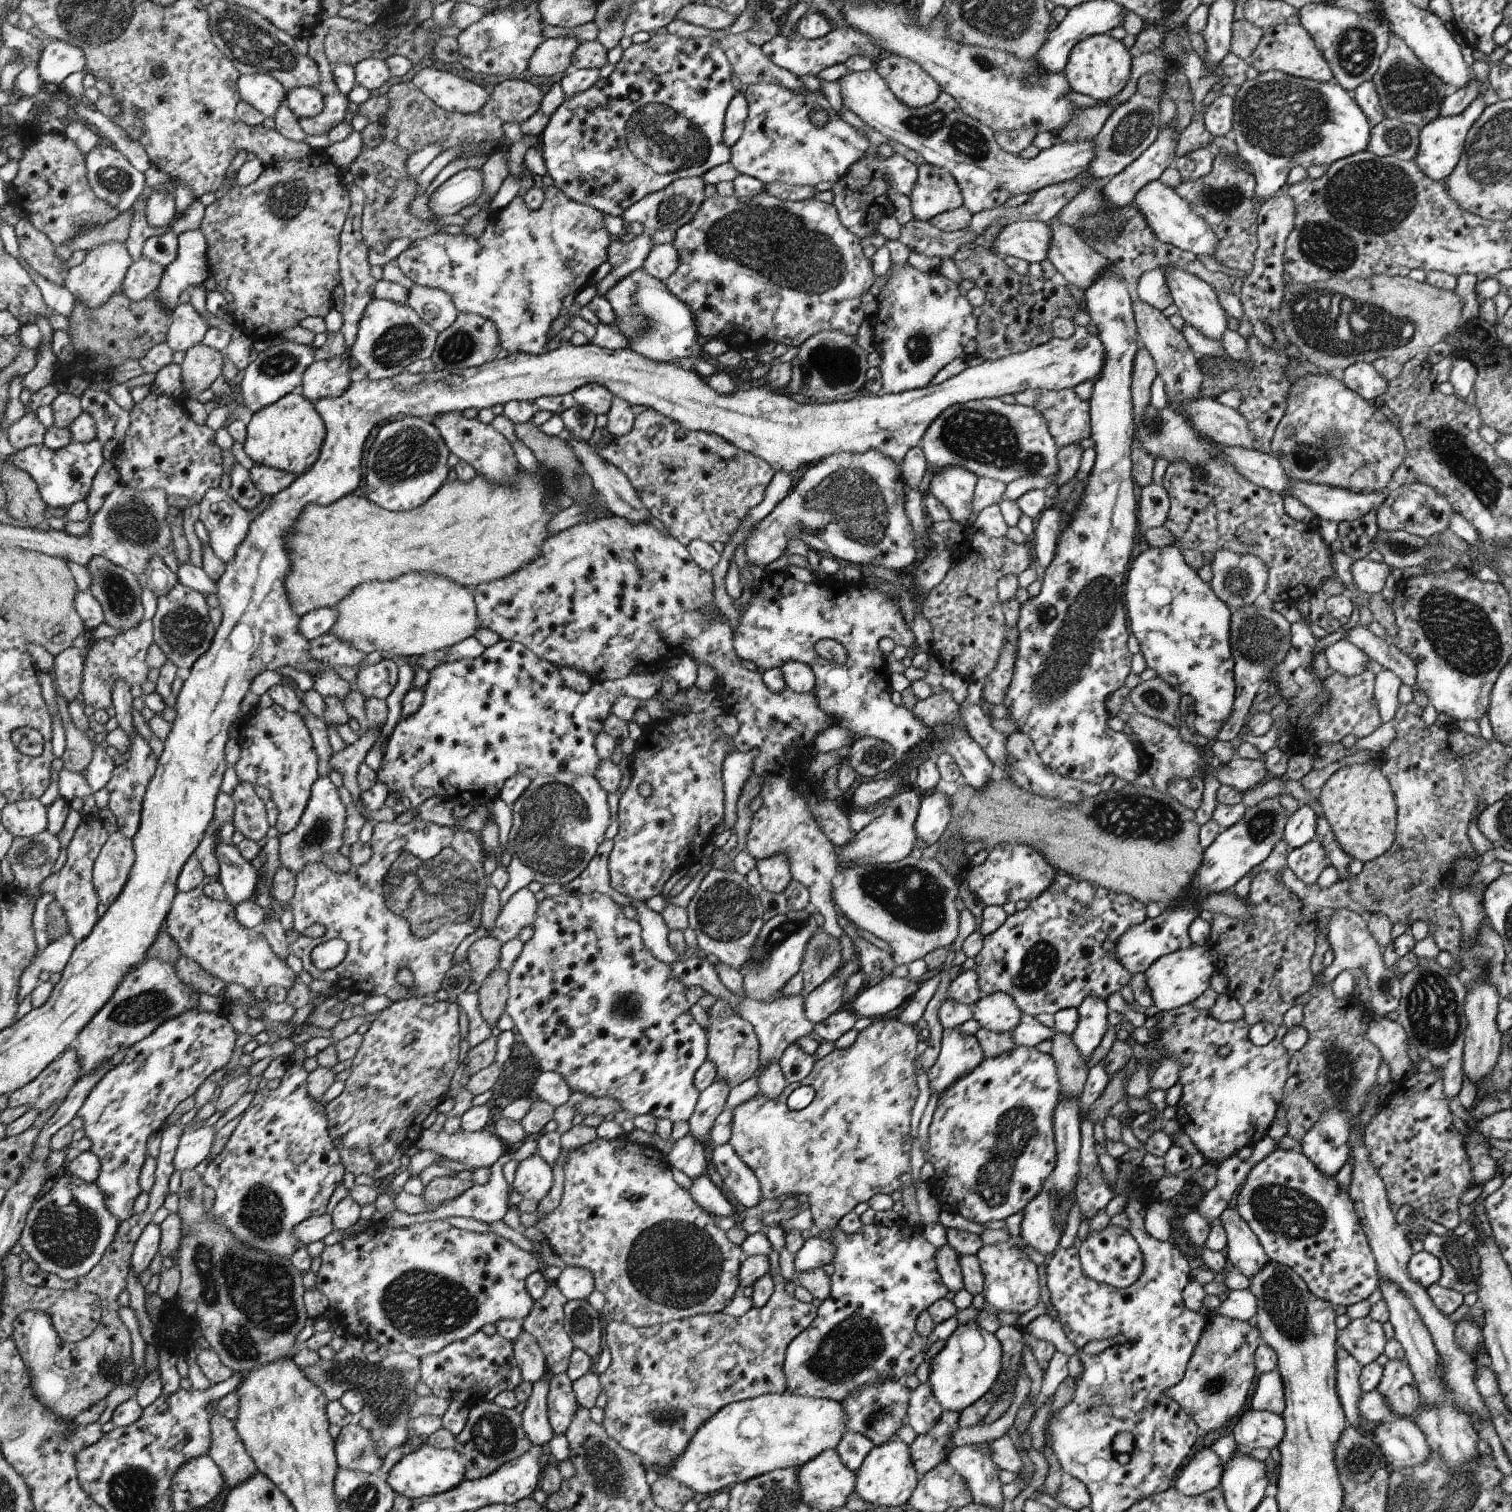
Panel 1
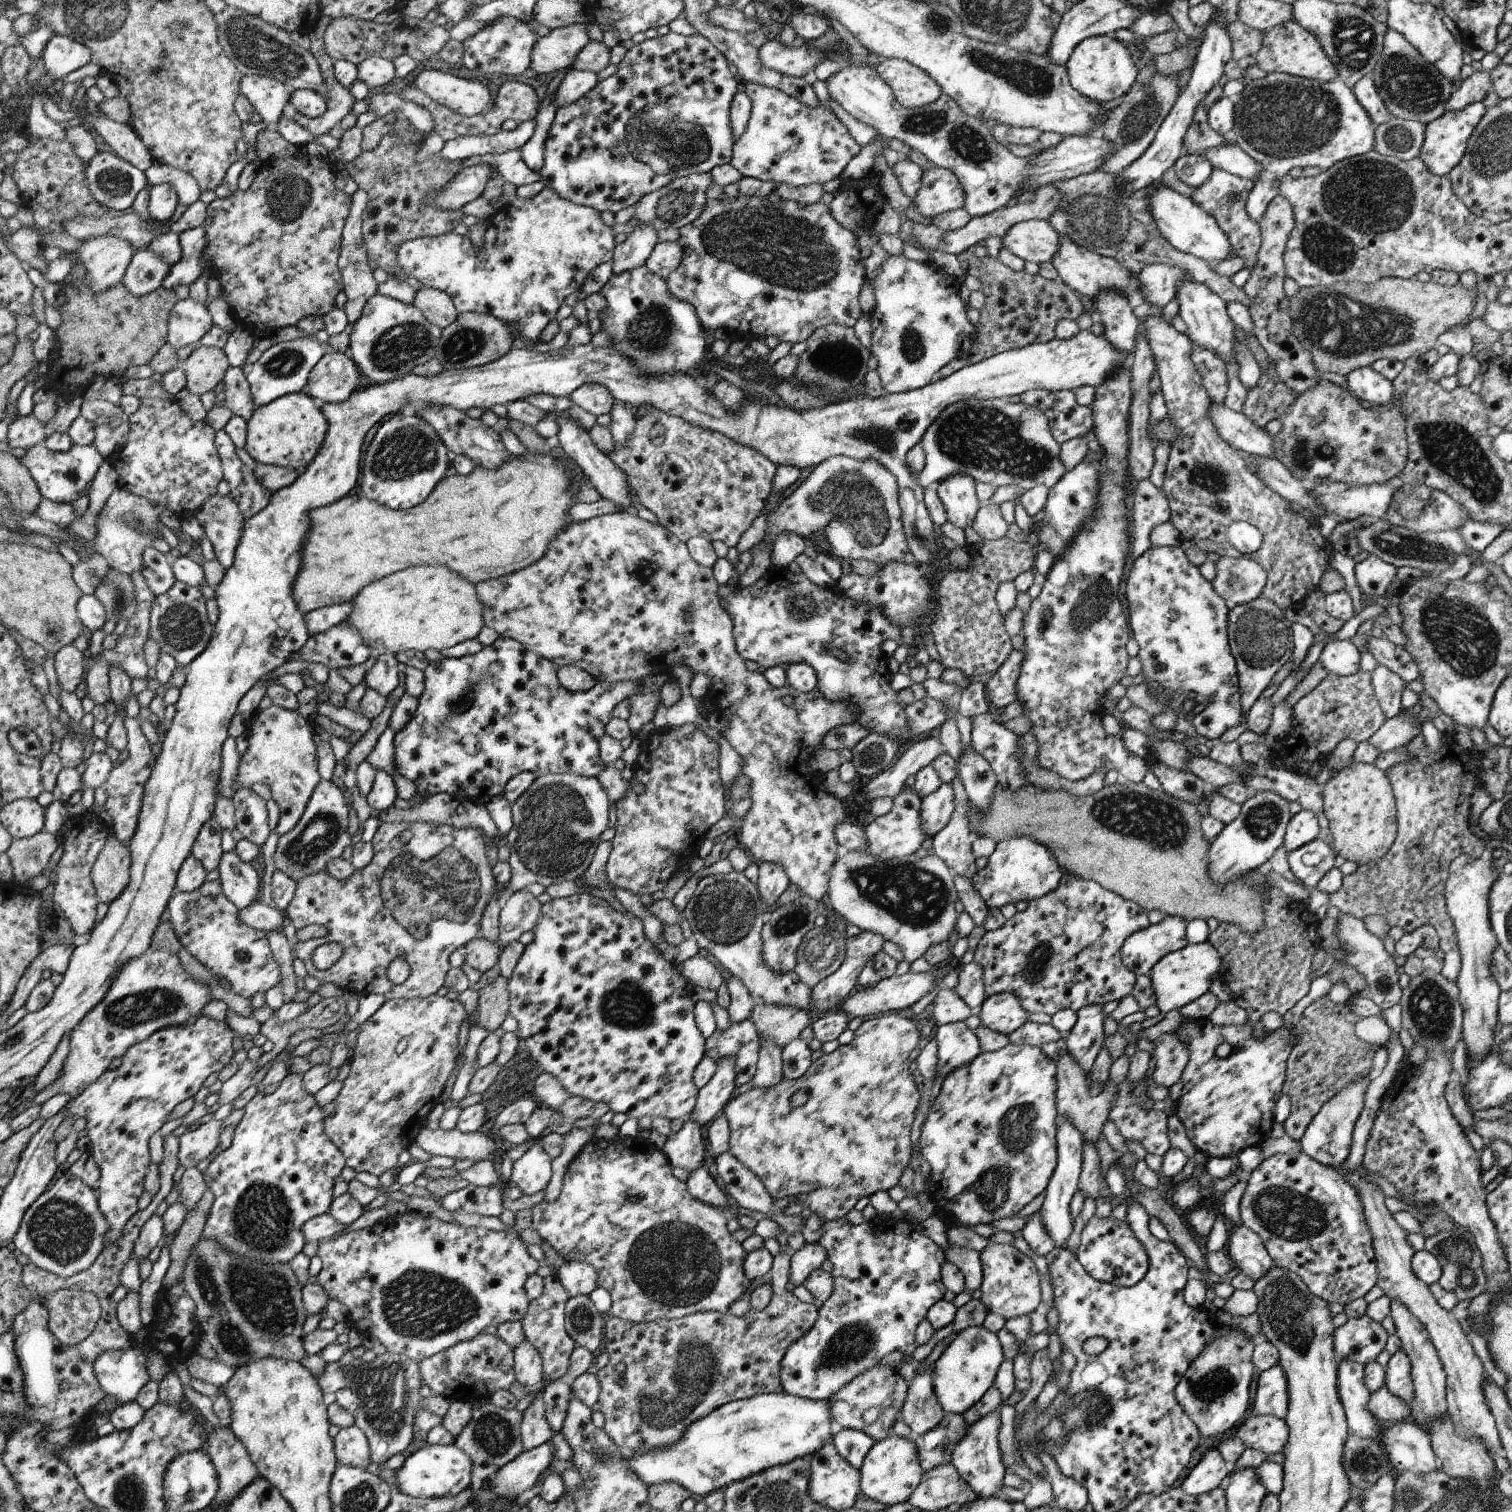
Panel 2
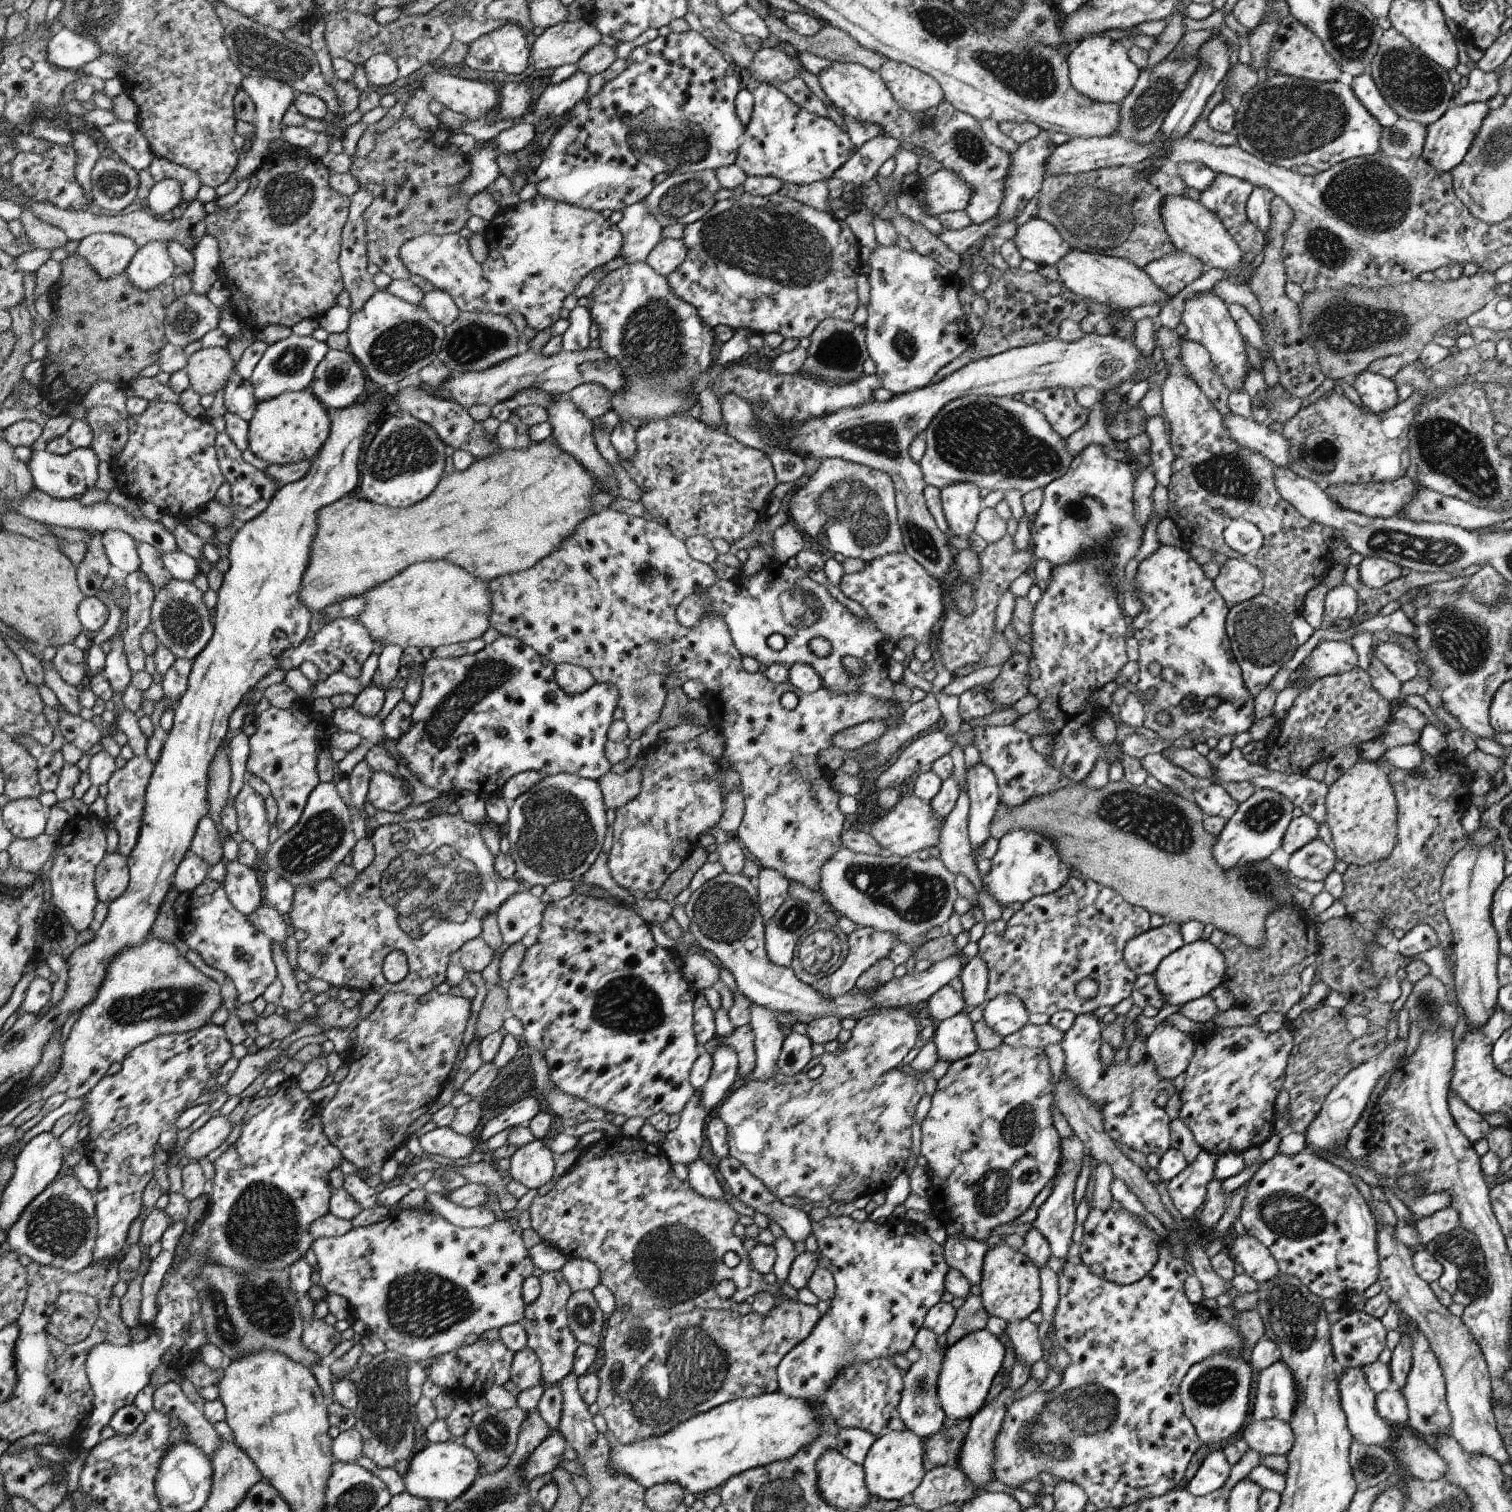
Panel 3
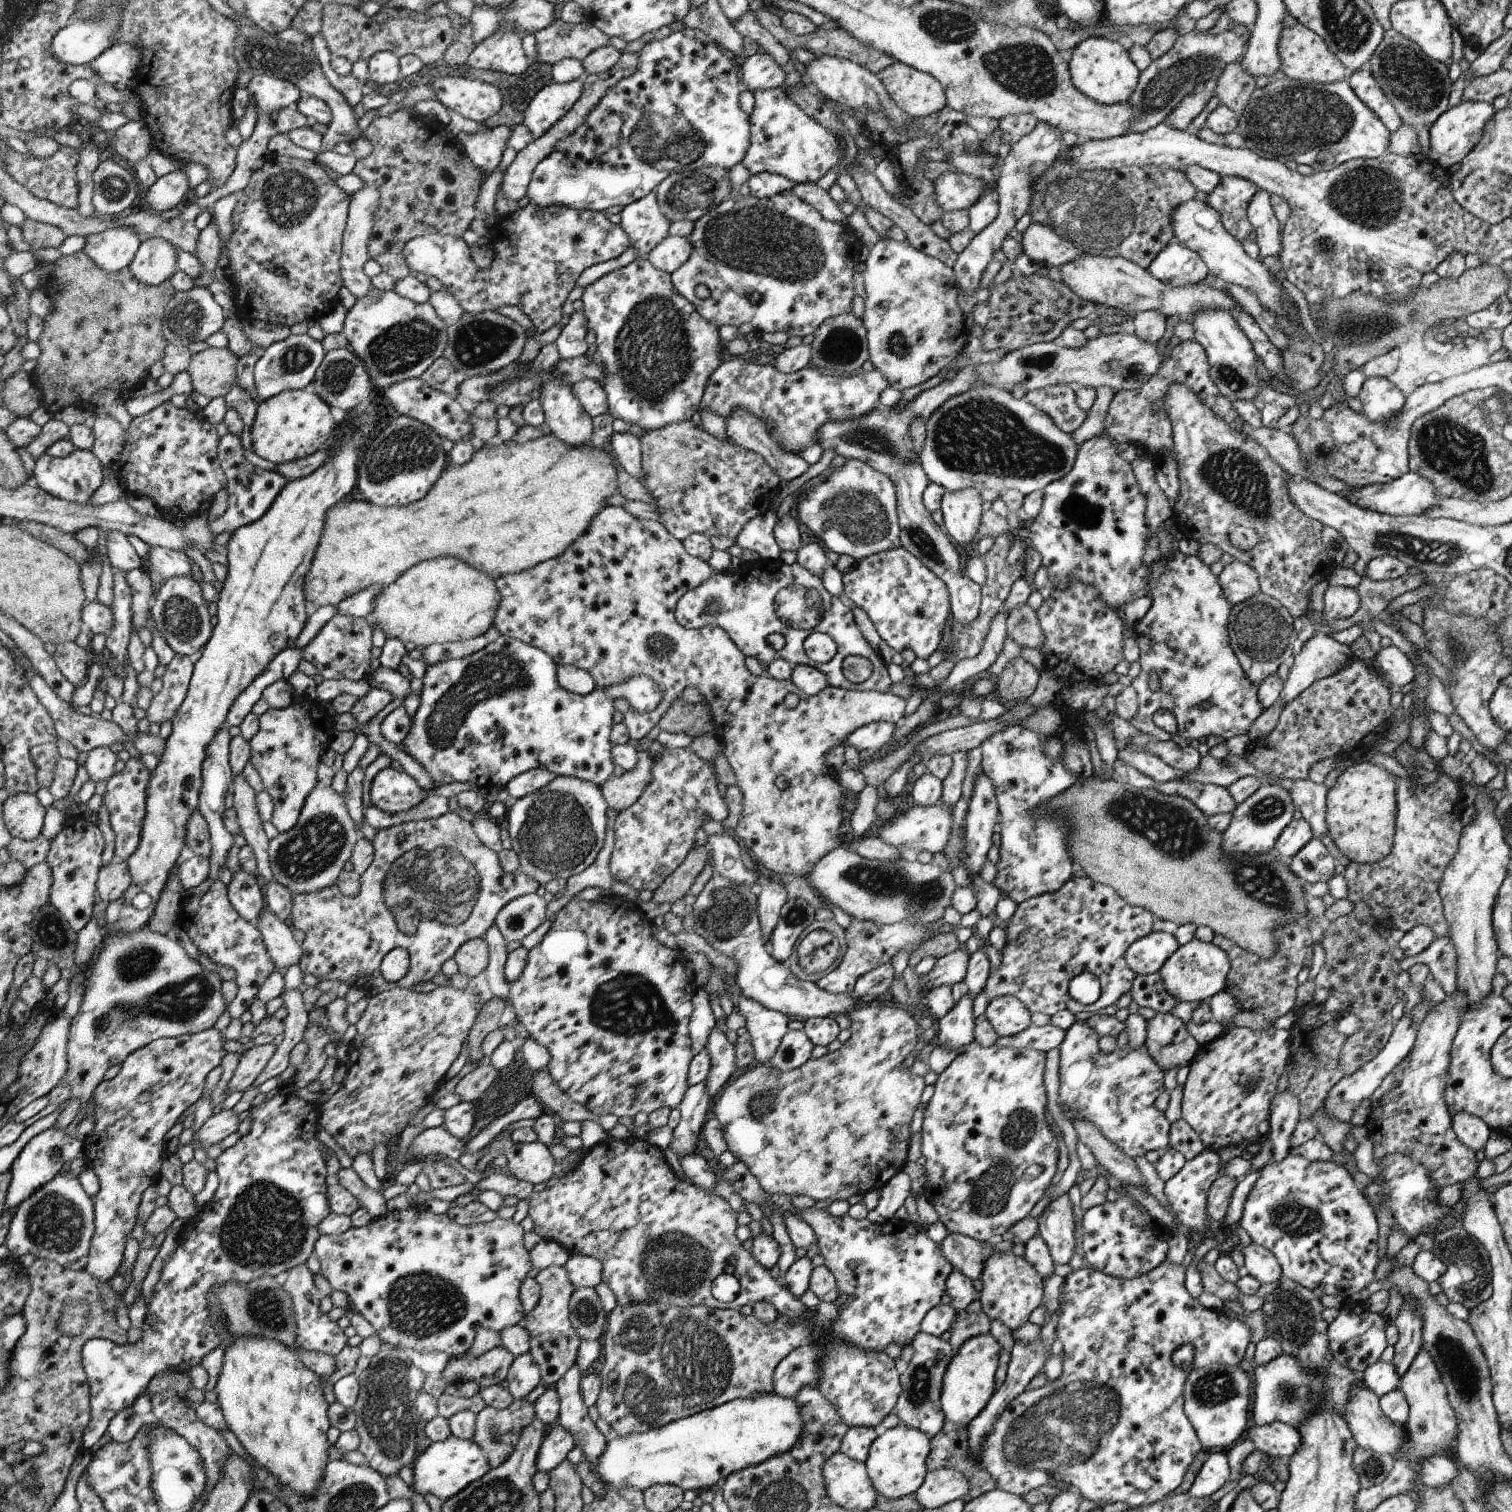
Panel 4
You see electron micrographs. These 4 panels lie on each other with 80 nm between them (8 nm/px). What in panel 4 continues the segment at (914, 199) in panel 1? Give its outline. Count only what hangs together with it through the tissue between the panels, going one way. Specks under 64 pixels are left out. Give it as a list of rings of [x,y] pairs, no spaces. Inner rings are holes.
[[[944,171],[933,181],[937,205],[942,212],[969,209],[985,191],[983,180],[959,173]]]

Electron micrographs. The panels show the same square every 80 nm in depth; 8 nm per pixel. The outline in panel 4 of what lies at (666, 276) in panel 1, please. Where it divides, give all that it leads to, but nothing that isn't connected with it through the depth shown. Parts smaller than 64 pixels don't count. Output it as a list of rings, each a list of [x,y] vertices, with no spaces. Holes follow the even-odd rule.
[[[668,235],[660,241],[646,258],[661,271],[672,274],[688,260],[694,250],[685,236]]]

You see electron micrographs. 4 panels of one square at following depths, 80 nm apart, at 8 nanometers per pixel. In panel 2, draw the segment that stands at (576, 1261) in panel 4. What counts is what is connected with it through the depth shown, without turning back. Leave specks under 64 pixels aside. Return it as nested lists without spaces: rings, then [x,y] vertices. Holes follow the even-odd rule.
[[[565,1262],[556,1274],[569,1298],[578,1294],[589,1296],[599,1287],[596,1270],[586,1262]]]

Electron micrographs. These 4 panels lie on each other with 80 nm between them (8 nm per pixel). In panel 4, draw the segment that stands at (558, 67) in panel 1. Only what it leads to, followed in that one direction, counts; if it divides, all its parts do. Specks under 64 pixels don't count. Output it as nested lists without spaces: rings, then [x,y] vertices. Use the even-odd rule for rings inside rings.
[[[556,19],[550,26],[535,32],[536,62],[554,66],[564,59],[584,60],[608,43],[608,36],[585,21],[575,25]]]

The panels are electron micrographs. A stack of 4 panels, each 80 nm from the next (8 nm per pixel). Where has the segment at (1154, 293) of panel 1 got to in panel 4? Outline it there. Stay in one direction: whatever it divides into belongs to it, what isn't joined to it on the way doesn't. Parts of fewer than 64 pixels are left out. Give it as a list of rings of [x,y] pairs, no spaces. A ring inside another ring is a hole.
[[[1176,239],[1158,253],[1147,269],[1154,278],[1172,288],[1196,285],[1210,274],[1200,255],[1182,246]]]

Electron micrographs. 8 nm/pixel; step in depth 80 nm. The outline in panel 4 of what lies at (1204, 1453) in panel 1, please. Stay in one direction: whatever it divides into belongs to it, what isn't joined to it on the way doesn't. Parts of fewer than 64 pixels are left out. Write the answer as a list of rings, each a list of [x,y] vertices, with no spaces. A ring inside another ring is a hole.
[[[1226,1452],[1212,1453],[1200,1468],[1189,1493],[1196,1498],[1210,1497],[1232,1477]]]

